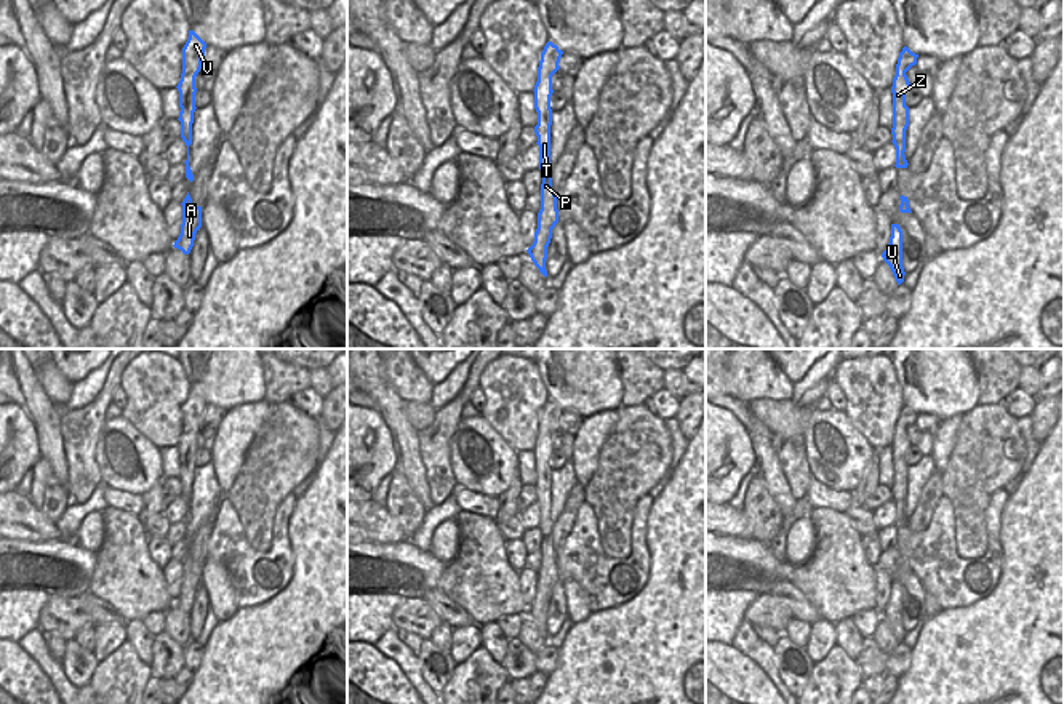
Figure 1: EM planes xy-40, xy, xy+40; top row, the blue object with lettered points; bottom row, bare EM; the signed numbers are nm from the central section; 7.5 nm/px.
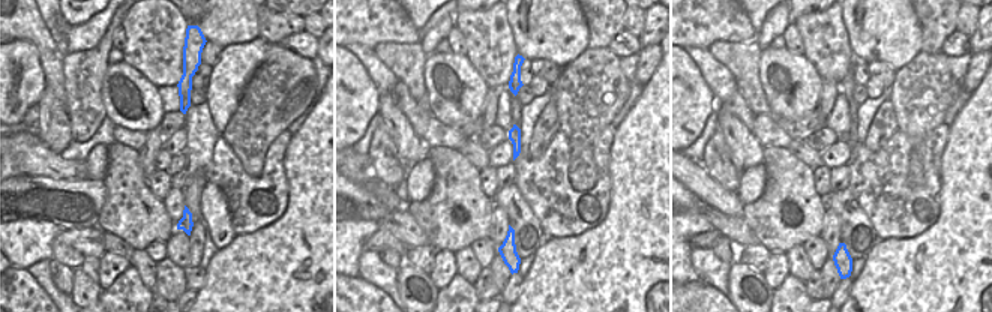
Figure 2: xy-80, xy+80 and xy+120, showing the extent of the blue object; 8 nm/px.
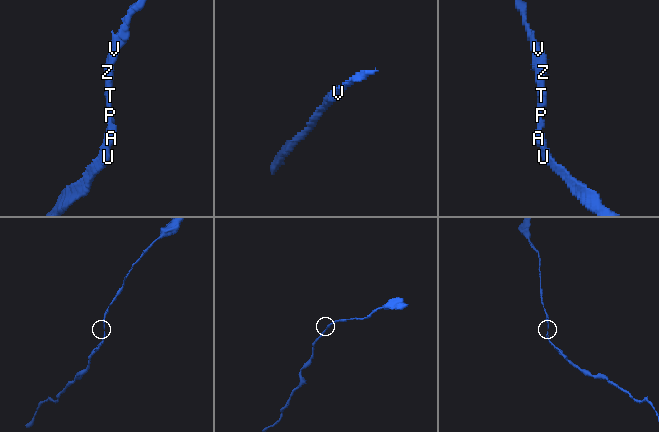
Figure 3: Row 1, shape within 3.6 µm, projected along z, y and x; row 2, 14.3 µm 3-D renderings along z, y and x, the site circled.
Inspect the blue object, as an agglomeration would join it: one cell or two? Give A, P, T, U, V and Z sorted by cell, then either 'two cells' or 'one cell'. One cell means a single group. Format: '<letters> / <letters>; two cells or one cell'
A P T U V Z; one cell

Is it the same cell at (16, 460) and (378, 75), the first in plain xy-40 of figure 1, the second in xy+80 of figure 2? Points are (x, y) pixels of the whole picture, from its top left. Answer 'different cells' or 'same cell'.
different cells

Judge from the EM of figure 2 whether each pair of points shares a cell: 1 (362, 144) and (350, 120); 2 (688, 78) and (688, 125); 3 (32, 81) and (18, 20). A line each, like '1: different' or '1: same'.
1: different
2: same
3: different

